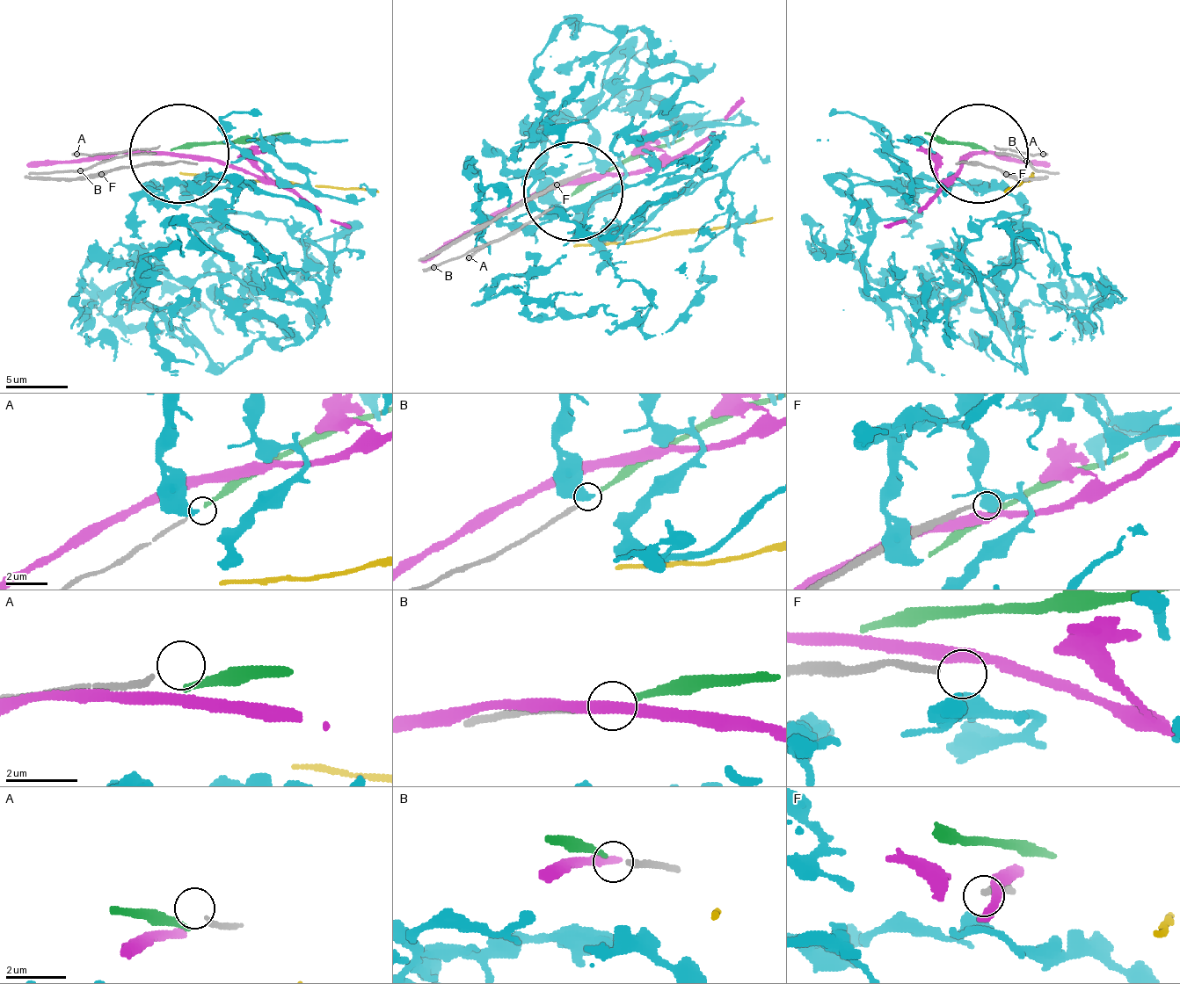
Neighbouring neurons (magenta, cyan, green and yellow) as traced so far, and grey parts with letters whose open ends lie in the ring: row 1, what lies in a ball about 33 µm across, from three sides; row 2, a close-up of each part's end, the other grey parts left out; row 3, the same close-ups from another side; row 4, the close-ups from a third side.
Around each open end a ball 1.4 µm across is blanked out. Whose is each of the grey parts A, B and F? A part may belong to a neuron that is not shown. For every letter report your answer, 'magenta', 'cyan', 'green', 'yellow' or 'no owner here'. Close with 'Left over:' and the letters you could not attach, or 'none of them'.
A: no owner here
B: green
F: no owner here
Left over: A, F

